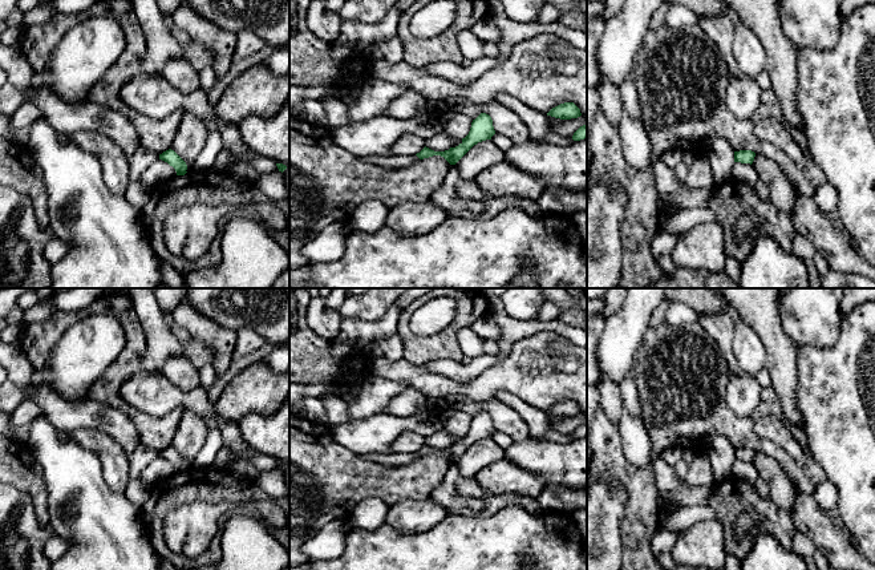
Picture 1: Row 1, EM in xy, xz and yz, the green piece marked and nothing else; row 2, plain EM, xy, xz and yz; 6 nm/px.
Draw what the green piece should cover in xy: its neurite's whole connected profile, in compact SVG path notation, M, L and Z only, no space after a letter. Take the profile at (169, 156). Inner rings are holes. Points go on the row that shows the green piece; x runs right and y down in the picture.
M171 149L159 154L159 159L167 162L177 171L177 175L185 175L187 171L186 162Z

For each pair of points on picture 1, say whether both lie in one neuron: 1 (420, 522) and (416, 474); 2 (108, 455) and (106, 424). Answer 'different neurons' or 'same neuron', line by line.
1: different neurons
2: different neurons

